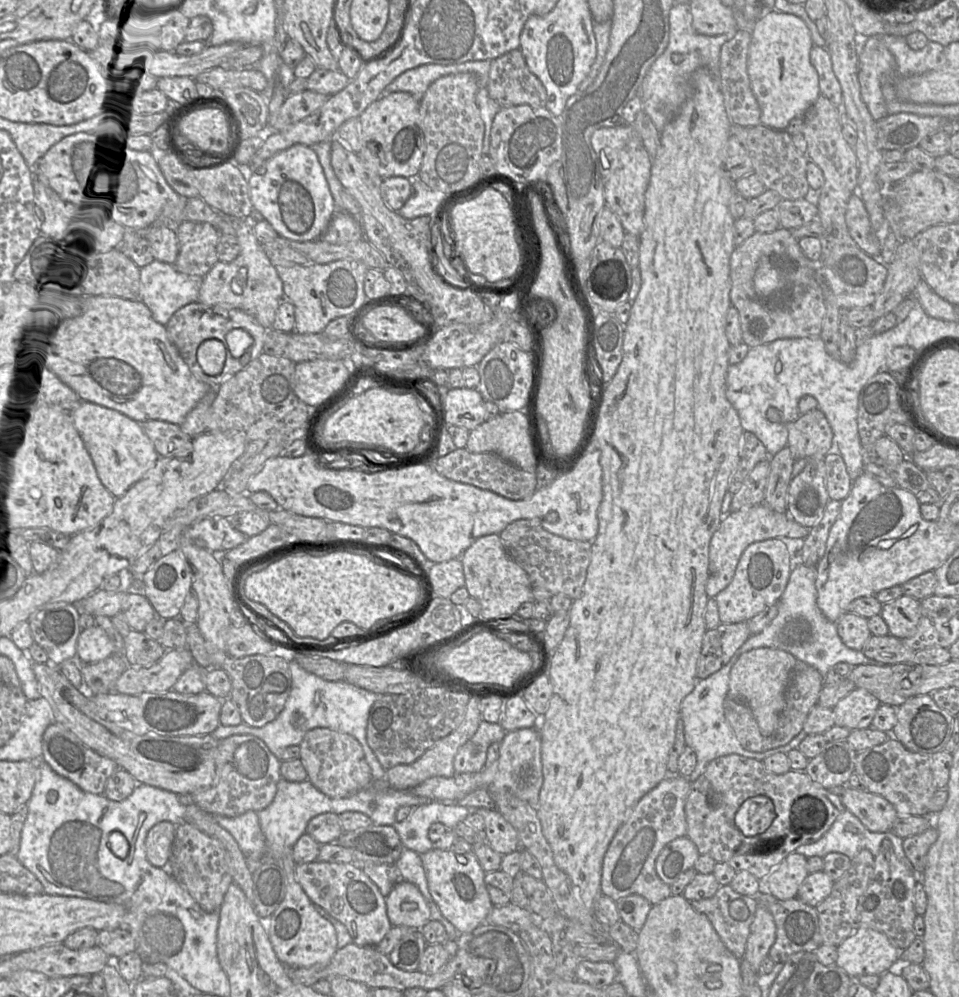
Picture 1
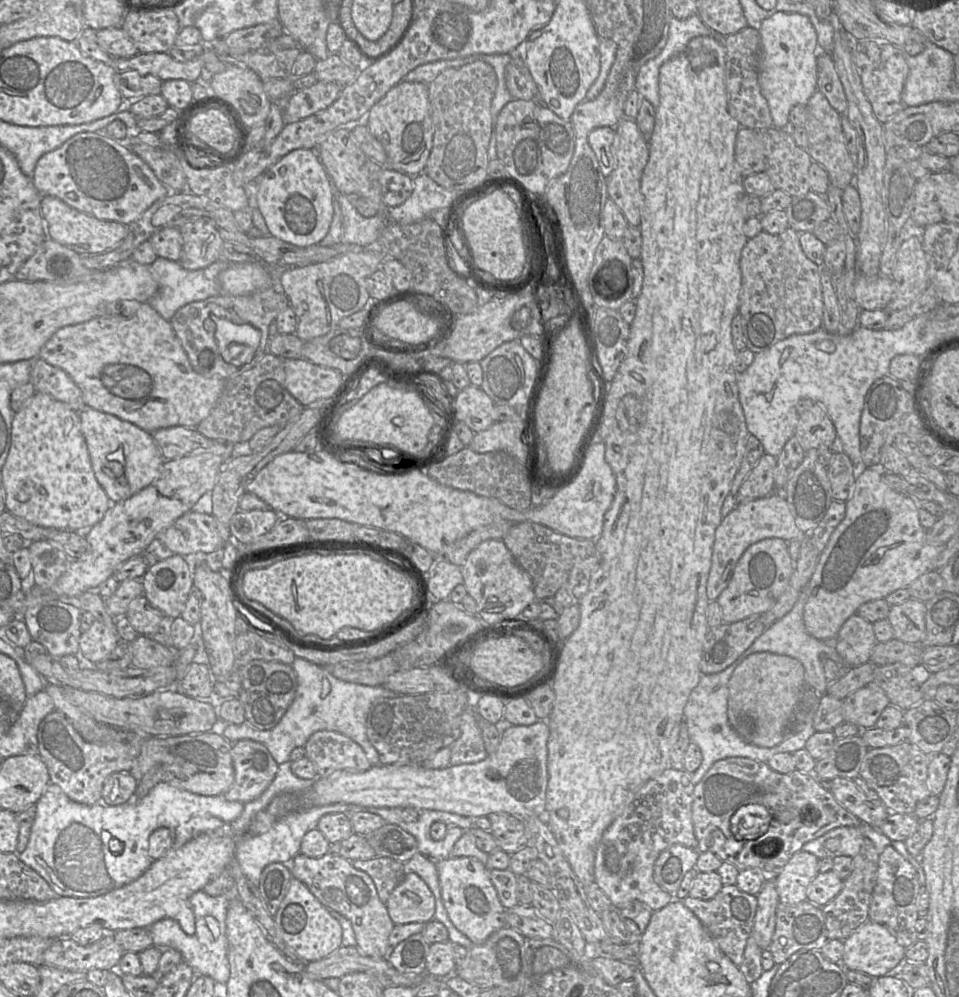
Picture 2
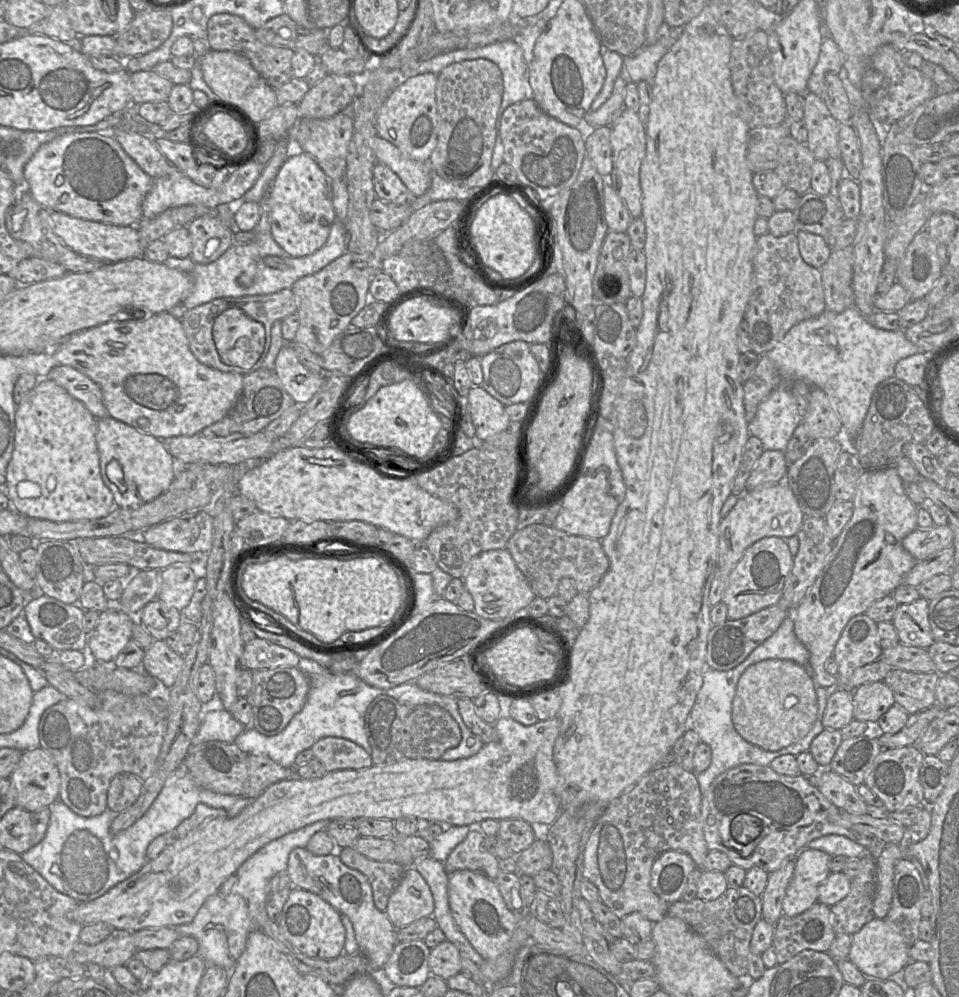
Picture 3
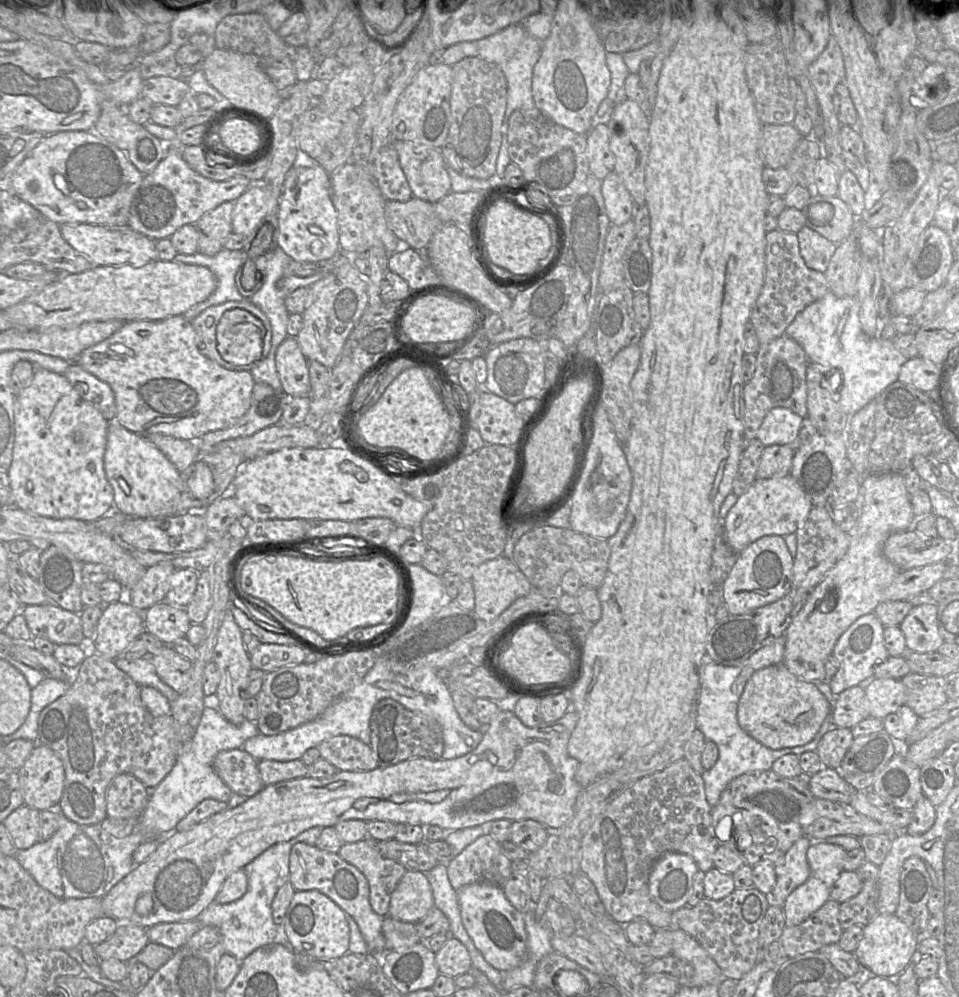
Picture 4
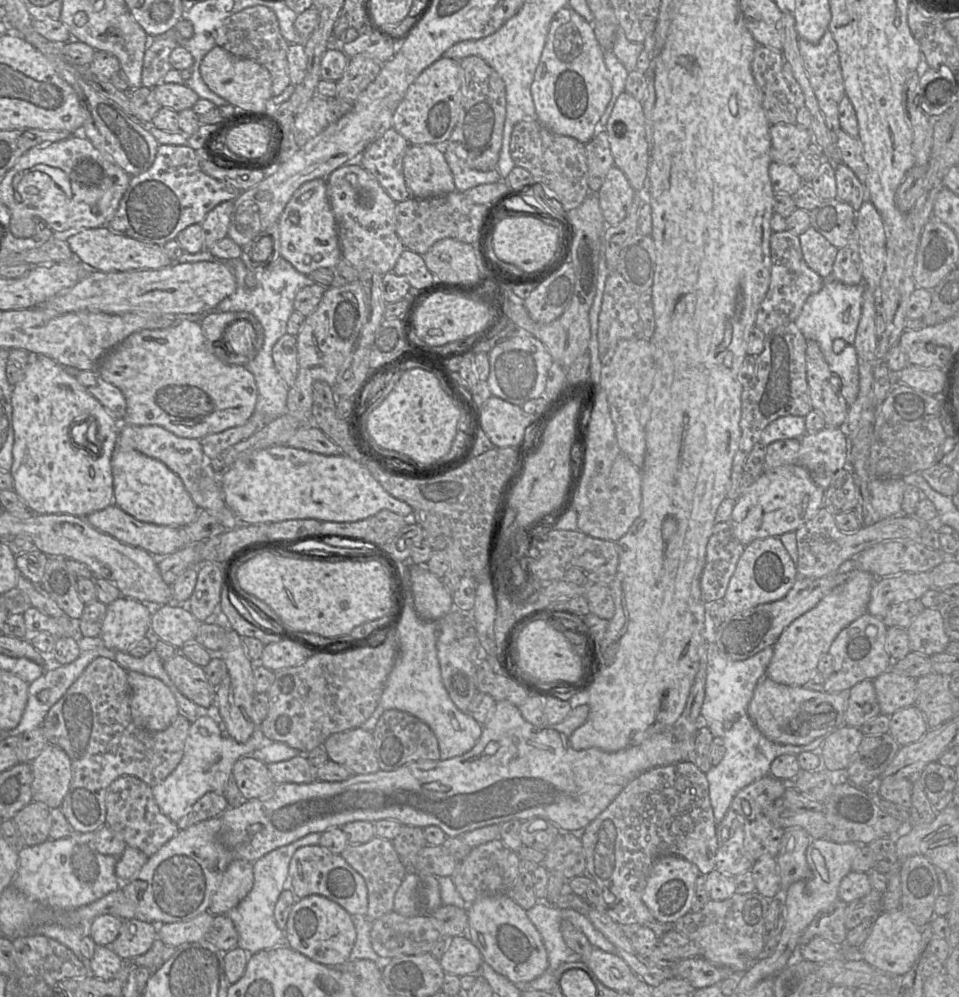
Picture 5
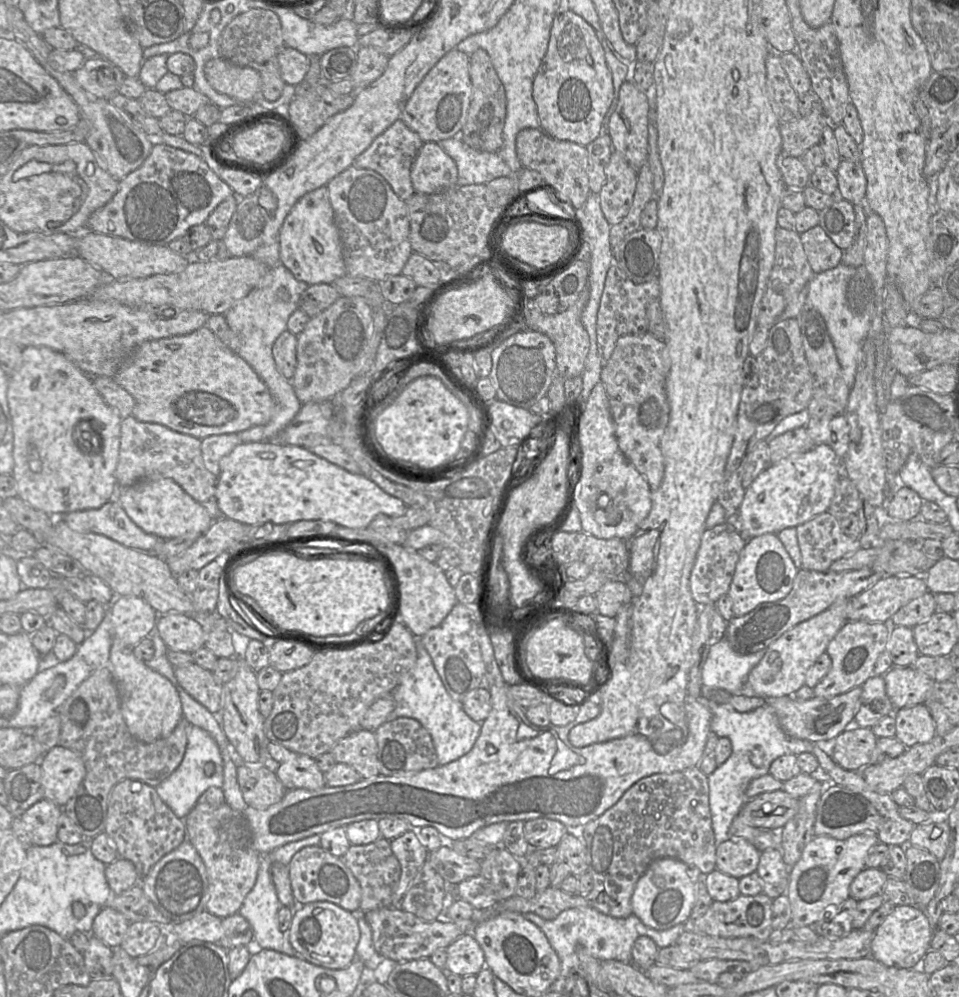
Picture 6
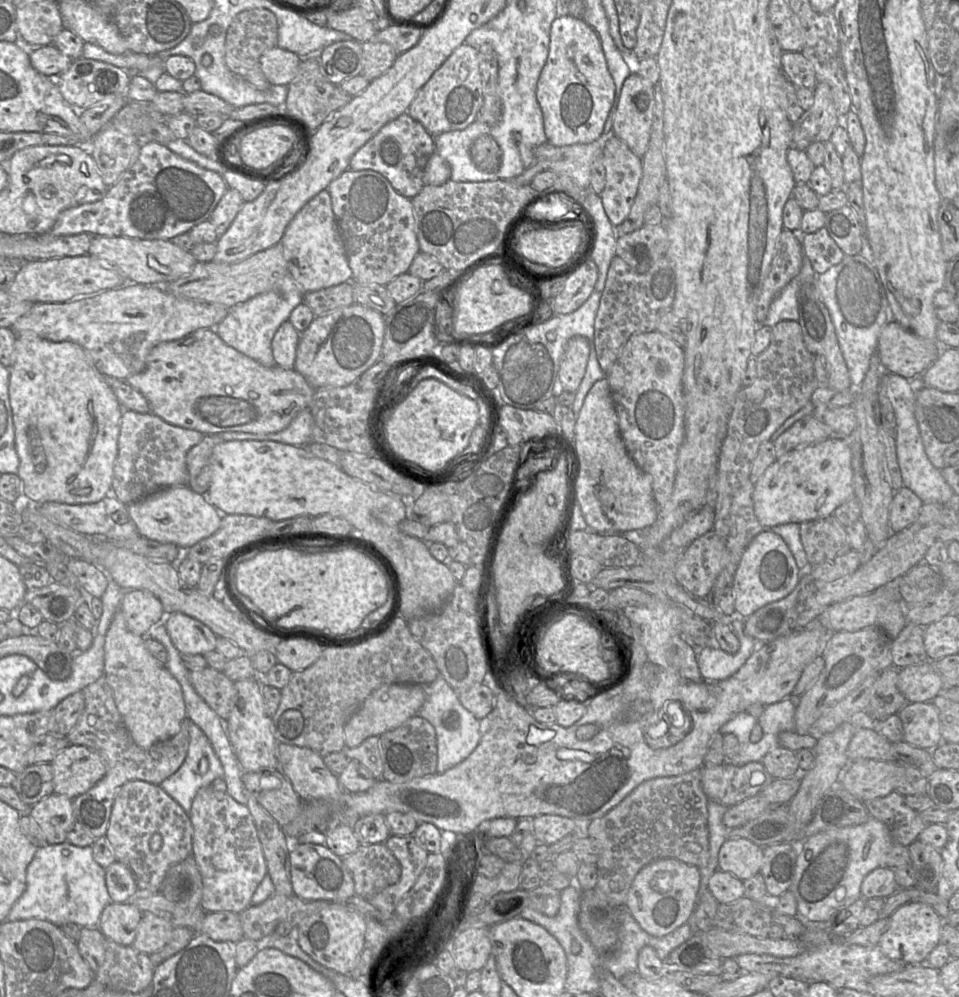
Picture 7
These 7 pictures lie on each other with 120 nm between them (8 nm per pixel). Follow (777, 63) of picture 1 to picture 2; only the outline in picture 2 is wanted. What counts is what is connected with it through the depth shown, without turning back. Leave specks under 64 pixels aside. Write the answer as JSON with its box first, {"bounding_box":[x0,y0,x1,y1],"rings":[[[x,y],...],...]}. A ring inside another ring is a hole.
{"bounding_box":[758,11,818,128],"rings":[[[778,11],[762,21],[759,28],[760,52],[758,82],[767,100],[773,126],[789,128],[789,112],[794,105],[806,105],[817,91],[818,43],[809,17],[795,12]]]}

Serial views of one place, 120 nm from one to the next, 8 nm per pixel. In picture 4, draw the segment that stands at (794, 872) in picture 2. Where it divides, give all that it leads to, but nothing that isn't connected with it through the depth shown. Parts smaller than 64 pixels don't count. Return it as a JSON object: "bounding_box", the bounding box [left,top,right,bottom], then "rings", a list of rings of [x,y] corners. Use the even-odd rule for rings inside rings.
{"bounding_box":[783,842,847,927],"rings":[[[824,842],[813,843],[809,847],[807,850],[807,860],[810,866],[810,876],[805,883],[794,889],[785,900],[783,906],[785,927],[801,924],[830,899],[831,889],[844,870],[843,863],[847,852],[839,845]]]}

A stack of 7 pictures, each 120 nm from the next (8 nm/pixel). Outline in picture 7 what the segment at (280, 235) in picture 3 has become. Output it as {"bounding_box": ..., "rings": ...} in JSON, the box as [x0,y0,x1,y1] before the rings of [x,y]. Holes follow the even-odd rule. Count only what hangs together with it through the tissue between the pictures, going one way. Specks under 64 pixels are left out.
{"bounding_box":[280,189,352,292],"rings":[[[327,189],[312,198],[292,219],[280,242],[288,273],[305,292],[317,291],[352,280],[346,251]]]}

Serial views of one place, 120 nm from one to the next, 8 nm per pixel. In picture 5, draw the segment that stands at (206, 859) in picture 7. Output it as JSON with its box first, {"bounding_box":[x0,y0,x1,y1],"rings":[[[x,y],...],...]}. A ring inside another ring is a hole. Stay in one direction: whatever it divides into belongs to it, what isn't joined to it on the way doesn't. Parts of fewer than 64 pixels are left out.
{"bounding_box":[208,859,253,916],"rings":[[[243,859],[232,860],[210,900],[208,911],[214,916],[226,915],[248,895],[253,884],[253,863]]]}

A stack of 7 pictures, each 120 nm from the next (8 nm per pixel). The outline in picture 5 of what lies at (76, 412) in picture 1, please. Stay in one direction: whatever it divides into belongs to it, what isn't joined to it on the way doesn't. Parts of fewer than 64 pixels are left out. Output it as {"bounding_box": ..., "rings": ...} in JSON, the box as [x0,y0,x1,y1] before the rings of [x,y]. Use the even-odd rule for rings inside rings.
{"bounding_box":[111,446,200,526],"rings":[[[116,446],[111,466],[114,504],[137,520],[158,525],[186,526],[200,512],[181,478],[163,462],[136,450],[121,450]]]}

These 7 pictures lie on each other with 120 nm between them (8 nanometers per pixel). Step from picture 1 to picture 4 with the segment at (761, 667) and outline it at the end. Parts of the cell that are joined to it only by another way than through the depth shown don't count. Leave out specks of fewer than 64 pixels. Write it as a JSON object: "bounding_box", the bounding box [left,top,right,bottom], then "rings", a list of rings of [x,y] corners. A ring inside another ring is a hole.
{"bounding_box":[738,663,832,750],"rings":[[[782,663],[755,671],[738,702],[739,726],[764,746],[780,750],[809,743],[819,731],[832,707],[811,681],[793,675]]]}

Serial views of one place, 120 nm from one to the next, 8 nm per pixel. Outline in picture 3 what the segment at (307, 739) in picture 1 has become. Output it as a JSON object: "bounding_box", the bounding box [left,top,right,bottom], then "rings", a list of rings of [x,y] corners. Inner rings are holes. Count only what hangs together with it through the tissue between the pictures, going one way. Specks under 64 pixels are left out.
{"bounding_box":[311,738,373,772],"rings":[[[322,738],[311,750],[314,758],[323,764],[327,772],[369,768],[373,765],[371,755],[367,751],[345,738]]]}

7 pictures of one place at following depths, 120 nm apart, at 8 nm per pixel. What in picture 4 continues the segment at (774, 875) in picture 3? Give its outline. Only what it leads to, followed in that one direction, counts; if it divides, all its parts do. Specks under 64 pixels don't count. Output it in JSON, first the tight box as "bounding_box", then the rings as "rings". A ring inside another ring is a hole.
{"bounding_box":[764,836,811,908],"rings":[[[802,836],[791,846],[791,848],[779,861],[774,863],[776,872],[776,885],[771,894],[764,894],[769,895],[771,898],[771,905],[777,905],[783,908],[785,900],[790,893],[807,881],[810,876],[807,850],[811,845],[811,840],[806,836]]]}

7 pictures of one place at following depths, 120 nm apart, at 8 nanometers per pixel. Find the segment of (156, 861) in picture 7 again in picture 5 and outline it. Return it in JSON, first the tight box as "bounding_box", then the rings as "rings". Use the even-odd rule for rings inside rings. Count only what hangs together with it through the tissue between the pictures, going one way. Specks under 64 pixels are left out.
{"bounding_box":[106,775,180,857],"rings":[[[123,775],[115,779],[106,792],[106,824],[125,841],[128,847],[141,850],[148,857],[156,853],[180,830],[159,809],[153,789],[139,778]]]}

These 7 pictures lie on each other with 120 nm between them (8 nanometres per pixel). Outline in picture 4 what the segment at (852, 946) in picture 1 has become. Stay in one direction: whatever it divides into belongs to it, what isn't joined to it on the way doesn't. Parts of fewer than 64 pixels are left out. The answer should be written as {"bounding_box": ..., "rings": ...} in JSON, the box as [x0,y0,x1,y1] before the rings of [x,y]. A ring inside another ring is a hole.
{"bounding_box":[853,914,920,981],"rings":[[[878,914],[864,926],[863,937],[853,953],[861,966],[868,968],[874,975],[896,981],[897,976],[917,958],[920,938],[895,914]]]}

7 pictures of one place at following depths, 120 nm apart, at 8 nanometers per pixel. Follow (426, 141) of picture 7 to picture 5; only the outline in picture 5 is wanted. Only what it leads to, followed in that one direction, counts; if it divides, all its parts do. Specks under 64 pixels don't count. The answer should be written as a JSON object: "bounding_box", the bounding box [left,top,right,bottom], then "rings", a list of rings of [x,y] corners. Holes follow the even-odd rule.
{"bounding_box":[359,127,410,203],"rings":[[[393,127],[388,129],[379,139],[372,142],[359,156],[359,163],[376,178],[387,194],[397,203],[410,198],[403,175],[403,158],[409,142]]]}

